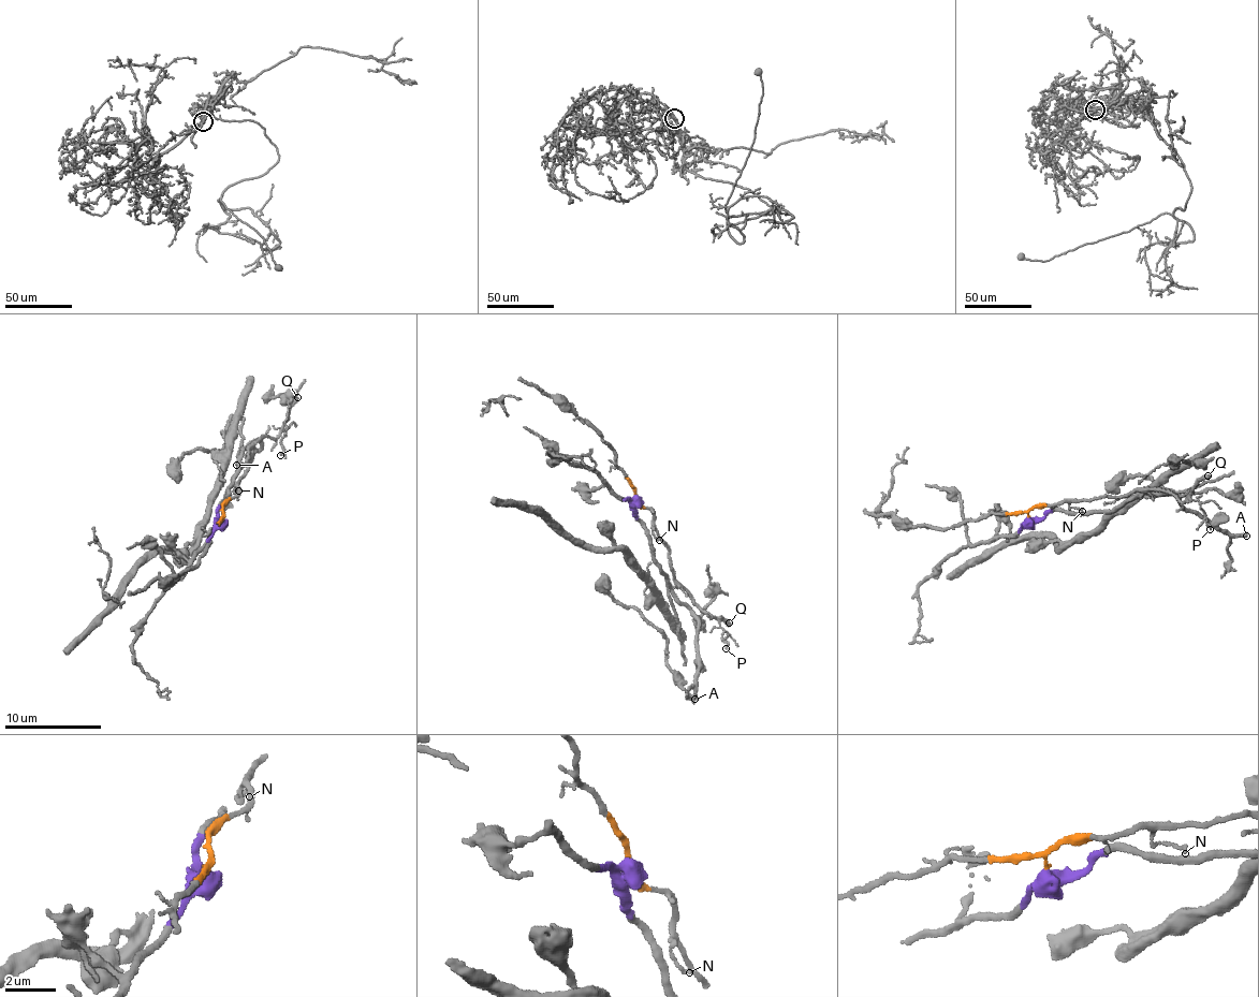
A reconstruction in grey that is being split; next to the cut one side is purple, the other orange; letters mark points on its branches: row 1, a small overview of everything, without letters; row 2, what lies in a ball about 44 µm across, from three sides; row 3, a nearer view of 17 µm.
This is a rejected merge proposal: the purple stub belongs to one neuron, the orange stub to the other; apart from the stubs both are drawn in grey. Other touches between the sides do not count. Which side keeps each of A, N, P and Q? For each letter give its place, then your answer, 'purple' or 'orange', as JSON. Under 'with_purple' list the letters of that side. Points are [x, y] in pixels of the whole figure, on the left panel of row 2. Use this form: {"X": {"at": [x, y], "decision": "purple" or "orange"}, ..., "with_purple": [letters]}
{"A": {"at": [236, 465], "decision": "purple"}, "N": {"at": [238, 490], "decision": "orange"}, "P": {"at": [280, 455], "decision": "orange"}, "Q": {"at": [297, 397], "decision": "orange"}, "with_purple": ["A"]}

